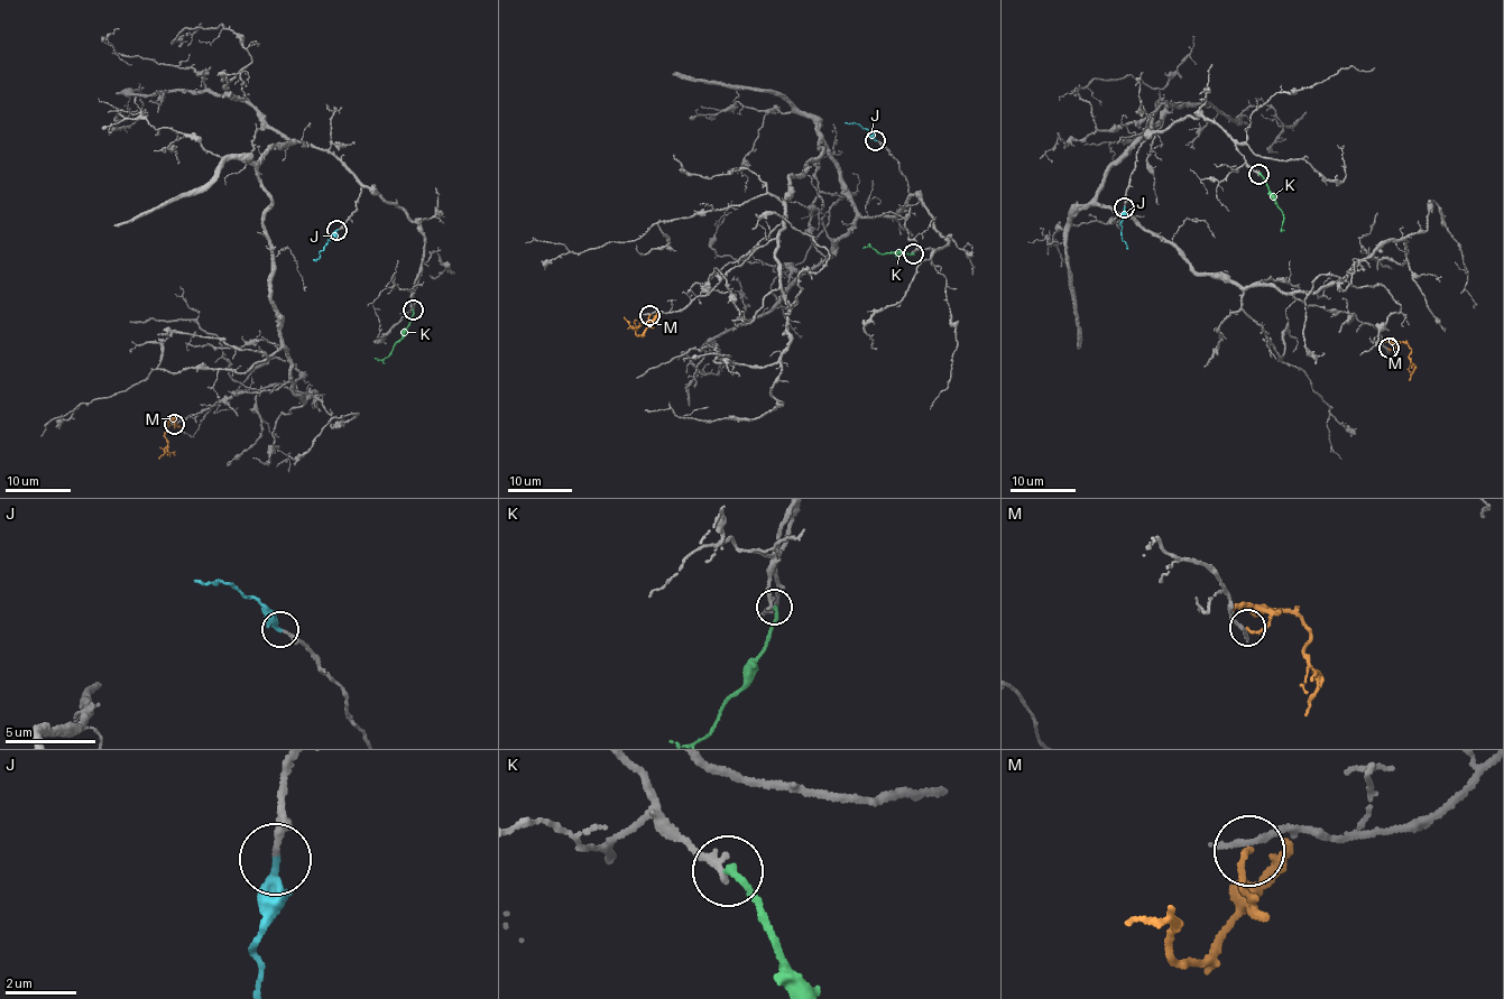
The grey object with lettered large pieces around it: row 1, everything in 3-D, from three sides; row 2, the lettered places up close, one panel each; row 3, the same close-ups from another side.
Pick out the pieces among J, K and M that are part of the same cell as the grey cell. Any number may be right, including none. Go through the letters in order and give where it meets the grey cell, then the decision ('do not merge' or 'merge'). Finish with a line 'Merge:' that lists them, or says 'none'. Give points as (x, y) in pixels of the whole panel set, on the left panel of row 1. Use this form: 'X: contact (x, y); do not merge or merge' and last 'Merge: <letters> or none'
J: contact (337, 230); merge
K: contact (413, 310); merge
M: contact (174, 424); do not merge
Merge: J, K

